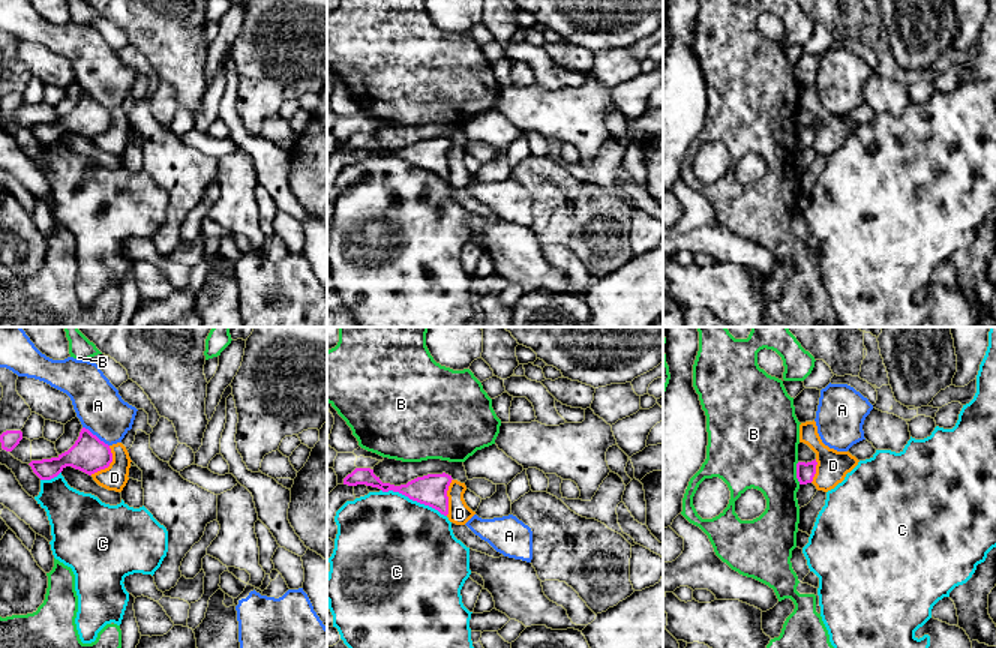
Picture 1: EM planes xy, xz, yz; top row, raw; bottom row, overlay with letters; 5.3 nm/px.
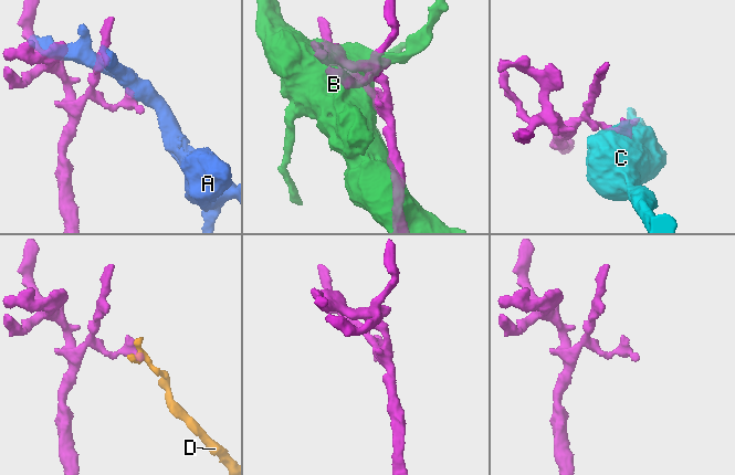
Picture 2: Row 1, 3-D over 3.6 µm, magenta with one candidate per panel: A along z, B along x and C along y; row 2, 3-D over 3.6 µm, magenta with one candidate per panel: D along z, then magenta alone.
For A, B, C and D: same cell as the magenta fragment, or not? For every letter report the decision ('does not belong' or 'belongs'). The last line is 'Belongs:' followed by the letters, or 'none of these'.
A: does not belong
B: does not belong
C: does not belong
D: does not belong
Belongs: none of these

